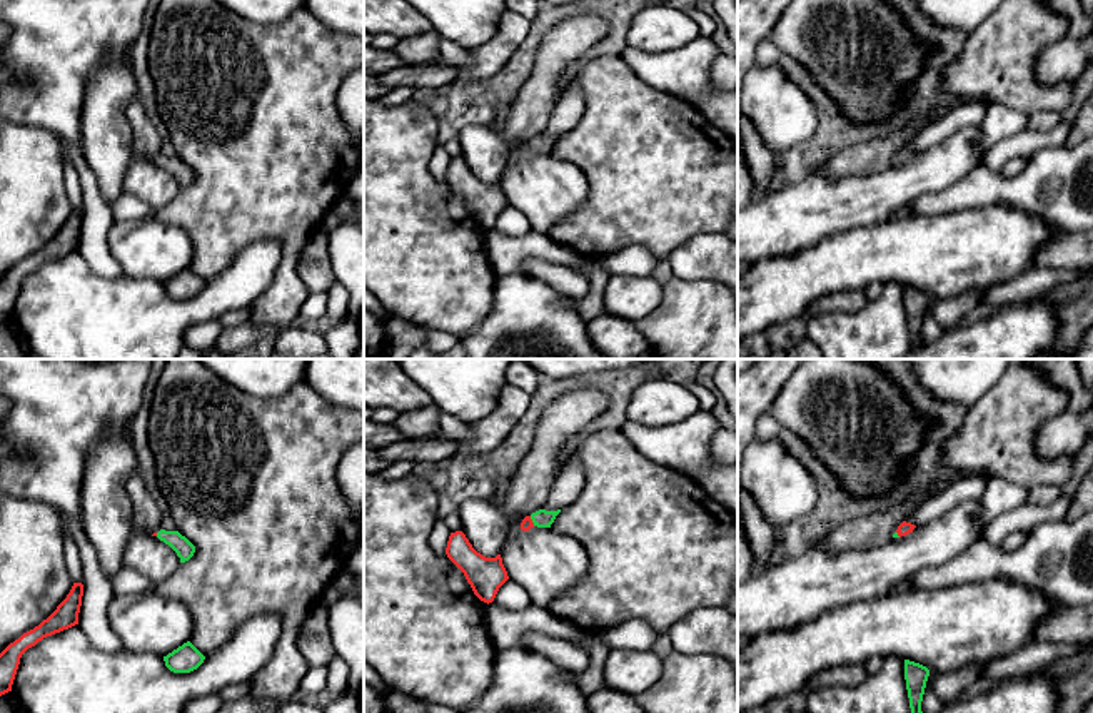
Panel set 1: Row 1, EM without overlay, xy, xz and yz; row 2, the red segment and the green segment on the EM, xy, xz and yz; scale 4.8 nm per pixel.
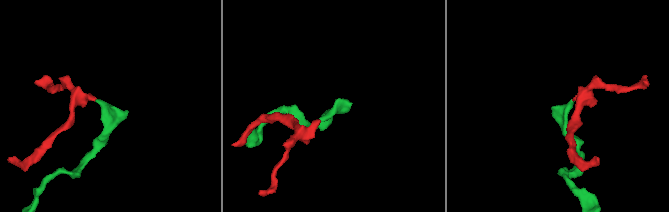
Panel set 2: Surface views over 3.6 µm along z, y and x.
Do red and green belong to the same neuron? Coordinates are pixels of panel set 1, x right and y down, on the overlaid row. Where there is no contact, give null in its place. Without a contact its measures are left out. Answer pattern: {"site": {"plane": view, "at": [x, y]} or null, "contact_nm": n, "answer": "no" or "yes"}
{"site": {"plane": "xz", "at": [531, 521]}, "contact_nm": 50, "answer": "yes"}

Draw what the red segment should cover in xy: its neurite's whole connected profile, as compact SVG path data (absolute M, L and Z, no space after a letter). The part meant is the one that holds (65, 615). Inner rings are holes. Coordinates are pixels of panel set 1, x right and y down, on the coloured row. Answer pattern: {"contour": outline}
{"contour": "M73 583L57 609L33 630L23 633L0 653L0 696L12 691L22 655L47 636L78 625L83 584Z"}

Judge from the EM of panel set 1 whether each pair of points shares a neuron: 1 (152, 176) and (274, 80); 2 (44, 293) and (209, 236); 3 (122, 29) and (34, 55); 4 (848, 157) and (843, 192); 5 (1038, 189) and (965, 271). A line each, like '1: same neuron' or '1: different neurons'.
1: different neurons
2: different neurons
3: same neuron
4: different neurons
5: different neurons

